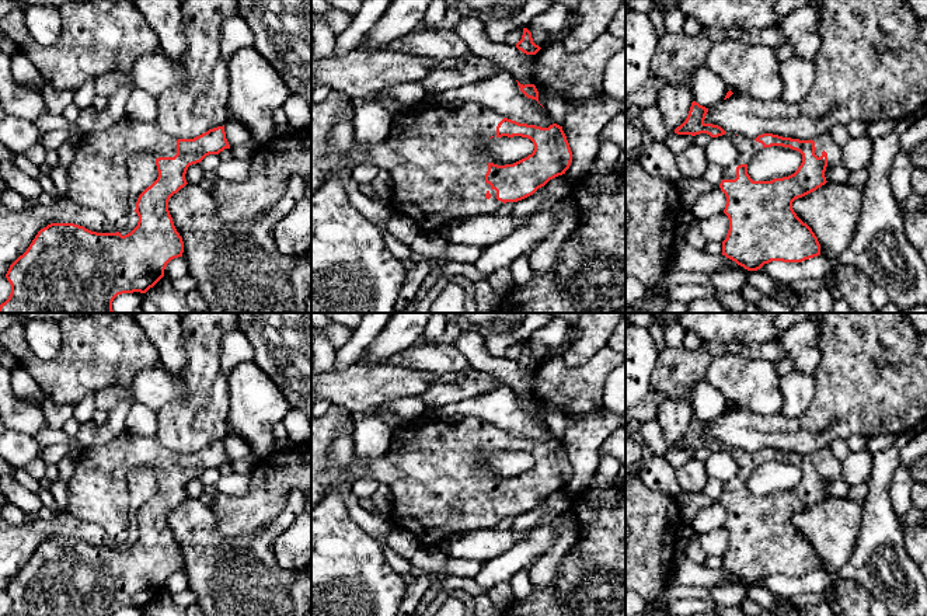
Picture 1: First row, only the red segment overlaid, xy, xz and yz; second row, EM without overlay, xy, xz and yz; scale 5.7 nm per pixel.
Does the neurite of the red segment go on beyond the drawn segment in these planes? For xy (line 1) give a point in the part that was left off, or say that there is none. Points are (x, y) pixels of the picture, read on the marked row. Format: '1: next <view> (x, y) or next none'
1: next xy (97, 177)

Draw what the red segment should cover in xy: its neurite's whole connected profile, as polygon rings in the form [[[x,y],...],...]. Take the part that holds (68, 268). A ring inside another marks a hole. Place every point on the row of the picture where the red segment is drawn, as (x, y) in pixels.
[[[123,116],[102,132],[80,136],[76,157],[67,168],[67,198],[101,212],[116,232],[97,233],[74,223],[50,223],[41,229],[27,251],[10,265],[6,274],[11,293],[0,304],[0,313],[115,313],[112,302],[118,295],[146,293],[164,276],[167,264],[182,257],[184,253],[182,237],[168,210],[170,198],[188,184],[185,174],[189,166],[201,163],[209,154],[219,154],[224,149],[230,149],[224,125],[194,139],[177,139],[164,133],[156,122],[143,123]],[[137,152],[146,152],[156,159],[158,177],[137,198],[135,209],[139,216],[137,226],[122,236],[119,232],[126,227],[133,212],[129,202],[128,160]]]

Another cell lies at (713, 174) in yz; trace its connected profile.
[[[708,163],[703,178],[715,187],[719,187],[722,181],[722,175],[724,175],[724,170],[719,166],[714,163]]]

